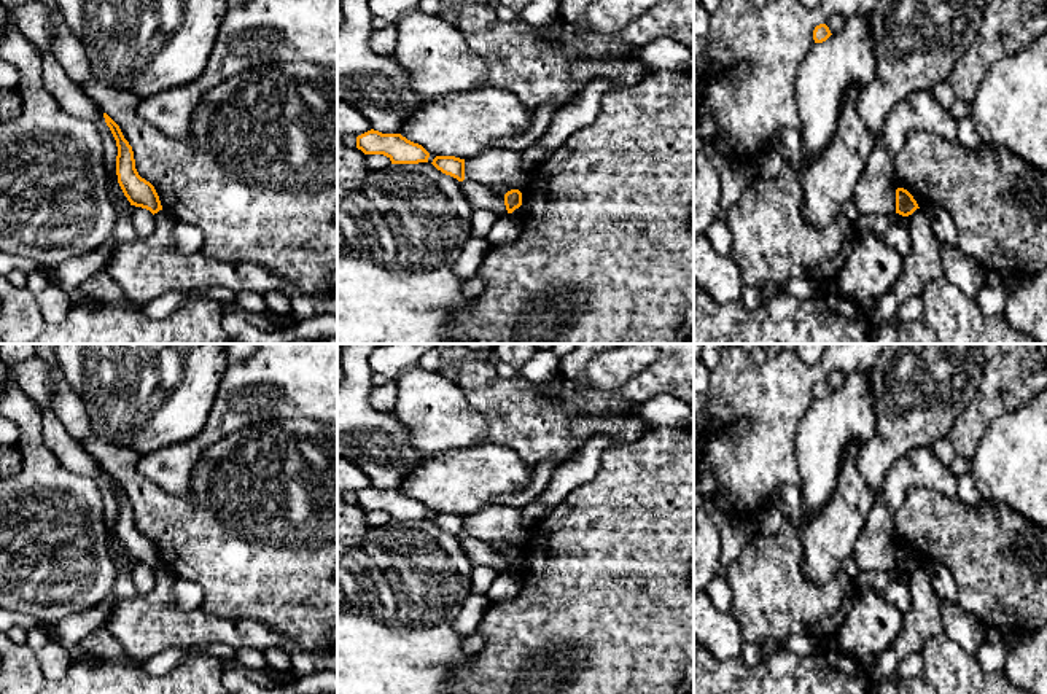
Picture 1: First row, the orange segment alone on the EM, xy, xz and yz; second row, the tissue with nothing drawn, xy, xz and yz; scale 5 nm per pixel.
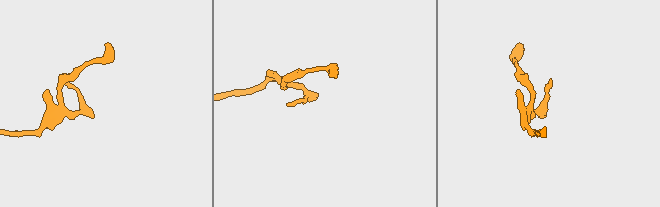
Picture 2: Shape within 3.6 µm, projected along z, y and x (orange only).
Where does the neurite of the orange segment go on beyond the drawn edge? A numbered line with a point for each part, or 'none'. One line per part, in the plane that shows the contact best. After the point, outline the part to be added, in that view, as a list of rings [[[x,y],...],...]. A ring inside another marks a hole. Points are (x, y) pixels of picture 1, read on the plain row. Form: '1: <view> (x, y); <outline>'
none

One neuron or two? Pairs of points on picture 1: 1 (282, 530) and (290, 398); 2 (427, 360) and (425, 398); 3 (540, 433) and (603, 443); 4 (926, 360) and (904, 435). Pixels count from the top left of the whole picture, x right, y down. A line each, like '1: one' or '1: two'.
1: two
2: two
3: two
4: one

